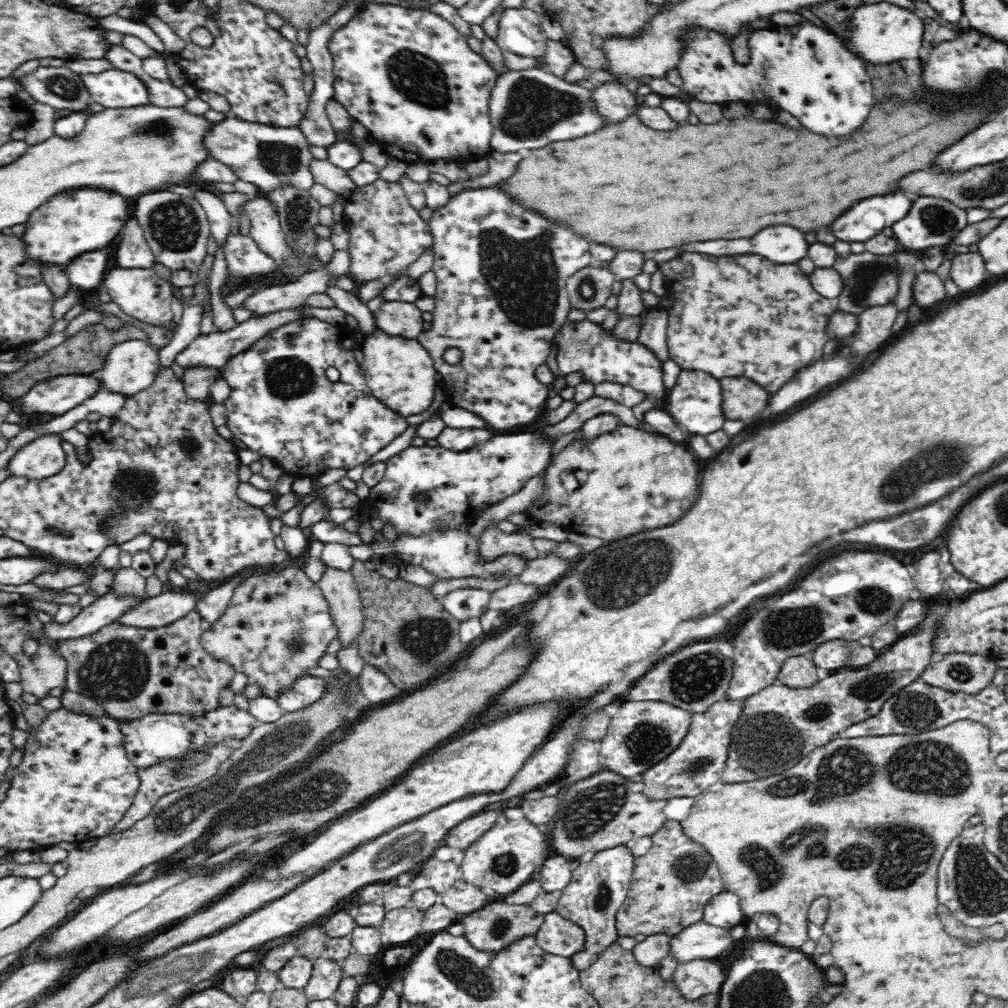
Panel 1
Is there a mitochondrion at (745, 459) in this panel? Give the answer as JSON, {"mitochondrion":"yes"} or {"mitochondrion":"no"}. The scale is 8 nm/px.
{"mitochondrion":"no"}

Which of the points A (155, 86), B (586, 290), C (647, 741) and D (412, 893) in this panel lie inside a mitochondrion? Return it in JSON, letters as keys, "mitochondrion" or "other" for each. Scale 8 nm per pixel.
{"A":"other","B":"mitochondrion","C":"mitochondrion","D":"other"}

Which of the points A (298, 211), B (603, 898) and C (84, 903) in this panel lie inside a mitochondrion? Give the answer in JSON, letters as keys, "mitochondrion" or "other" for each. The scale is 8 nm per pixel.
{"A":"mitochondrion","B":"mitochondrion","C":"other"}

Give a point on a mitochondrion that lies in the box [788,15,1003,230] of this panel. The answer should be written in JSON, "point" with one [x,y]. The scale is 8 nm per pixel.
{"point":[964,82]}

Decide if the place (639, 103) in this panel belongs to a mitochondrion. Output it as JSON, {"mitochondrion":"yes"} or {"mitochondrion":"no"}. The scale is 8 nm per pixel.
{"mitochondrion":"no"}

